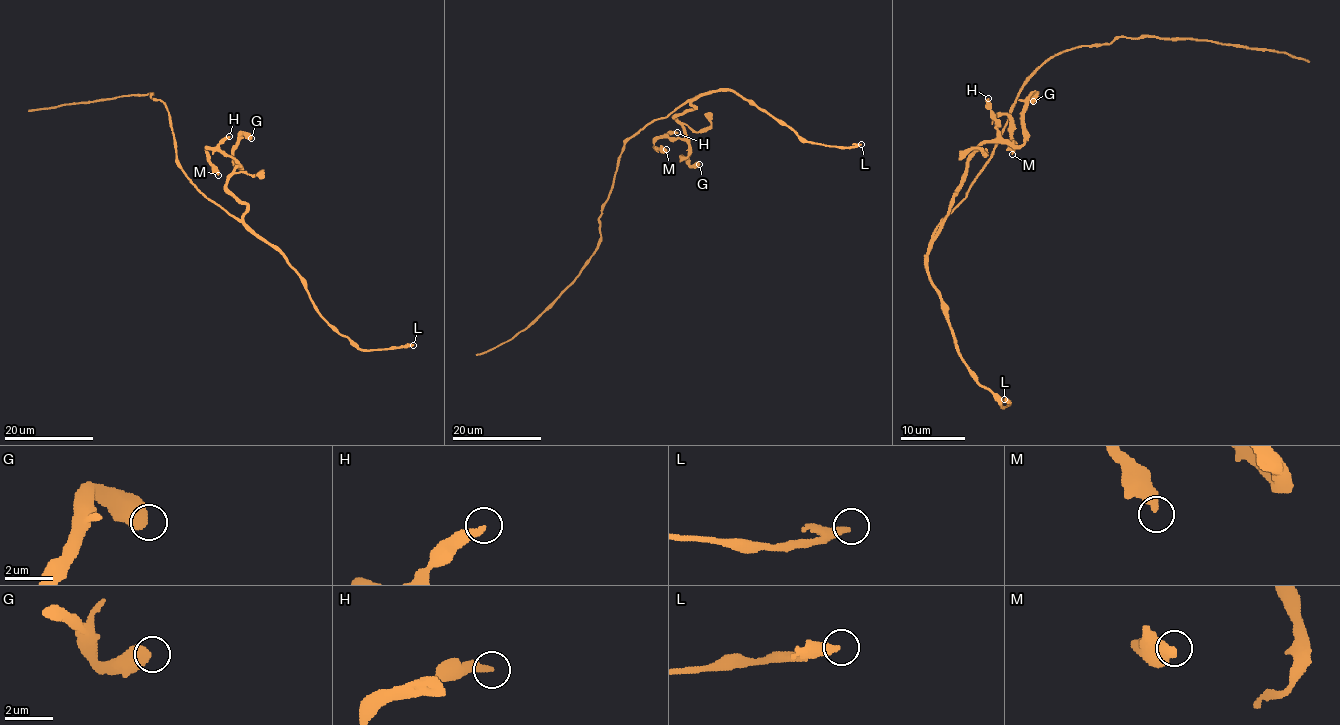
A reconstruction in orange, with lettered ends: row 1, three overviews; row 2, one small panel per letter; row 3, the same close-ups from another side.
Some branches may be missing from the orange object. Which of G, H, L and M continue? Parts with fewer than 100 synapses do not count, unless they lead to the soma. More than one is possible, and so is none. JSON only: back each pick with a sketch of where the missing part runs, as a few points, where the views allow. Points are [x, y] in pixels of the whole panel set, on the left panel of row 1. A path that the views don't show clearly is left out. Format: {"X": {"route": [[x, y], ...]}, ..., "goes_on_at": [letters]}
{"goes_on_at": []}

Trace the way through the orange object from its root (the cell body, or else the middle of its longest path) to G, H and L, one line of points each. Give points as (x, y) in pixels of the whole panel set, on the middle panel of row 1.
G: (632, 136), (688, 101), (695, 108), (674, 118), (685, 129), (688, 156), (682, 157), (699, 164)
H: (632, 136), (688, 101), (695, 108), (674, 118), (685, 137), (667, 135), (677, 132)
L: (632, 136), (701, 95), (732, 90), (782, 120), (809, 143), (841, 147), (861, 144)

